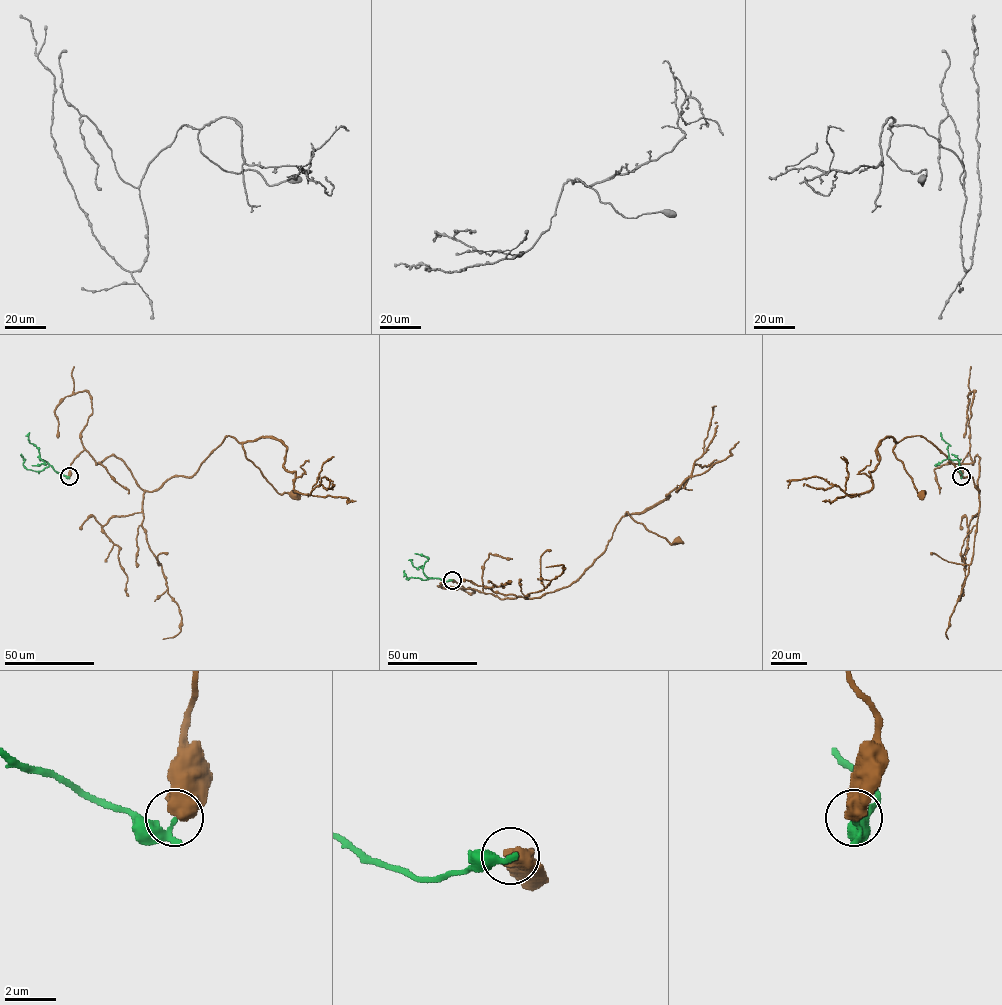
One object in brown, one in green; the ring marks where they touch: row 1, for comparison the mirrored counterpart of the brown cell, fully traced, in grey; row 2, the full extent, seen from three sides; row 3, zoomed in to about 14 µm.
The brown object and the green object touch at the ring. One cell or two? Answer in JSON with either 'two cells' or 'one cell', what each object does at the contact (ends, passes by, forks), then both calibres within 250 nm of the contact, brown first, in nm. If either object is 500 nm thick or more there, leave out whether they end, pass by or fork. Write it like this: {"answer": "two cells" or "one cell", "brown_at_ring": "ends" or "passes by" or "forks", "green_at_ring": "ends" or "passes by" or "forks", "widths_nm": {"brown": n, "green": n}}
{"answer": "two cells", "widths_nm": {"brown": 750, "green": 150}}

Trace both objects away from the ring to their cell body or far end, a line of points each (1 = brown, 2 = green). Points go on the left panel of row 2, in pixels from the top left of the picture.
1: (69, 476), (86, 450), (97, 463), (114, 455), (157, 490), (191, 477), (230, 436), (294, 496)
2: (69, 476), (40, 460), (39, 449), (29, 442), (29, 432)

